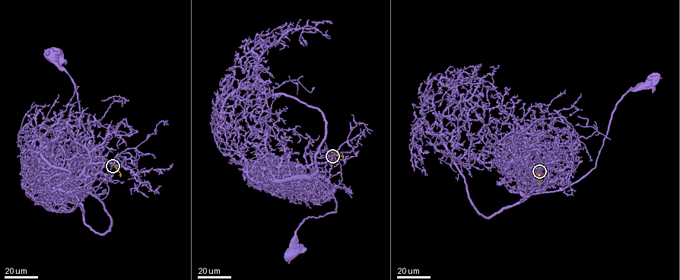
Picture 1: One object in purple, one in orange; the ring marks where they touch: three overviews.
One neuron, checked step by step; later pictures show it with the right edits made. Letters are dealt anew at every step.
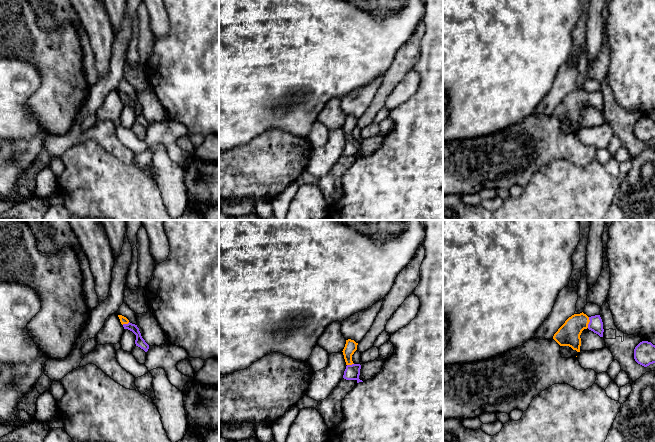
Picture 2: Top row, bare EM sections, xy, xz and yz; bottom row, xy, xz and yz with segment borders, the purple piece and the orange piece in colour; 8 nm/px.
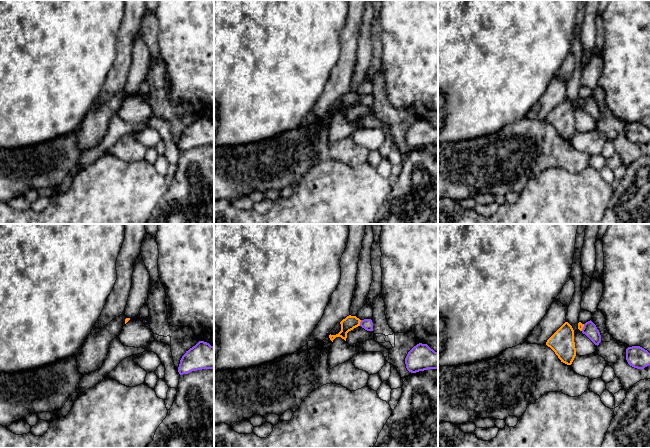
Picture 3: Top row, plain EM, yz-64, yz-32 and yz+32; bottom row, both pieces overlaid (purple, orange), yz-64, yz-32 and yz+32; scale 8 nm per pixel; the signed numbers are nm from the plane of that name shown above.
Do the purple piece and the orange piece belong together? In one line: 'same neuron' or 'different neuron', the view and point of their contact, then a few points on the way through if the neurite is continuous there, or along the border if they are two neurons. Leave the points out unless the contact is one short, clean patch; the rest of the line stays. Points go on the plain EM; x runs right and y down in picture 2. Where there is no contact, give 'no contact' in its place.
same neuron; contact yz (589, 98); way yz (596, 101), (589, 98), (580, 98), (568, 110)

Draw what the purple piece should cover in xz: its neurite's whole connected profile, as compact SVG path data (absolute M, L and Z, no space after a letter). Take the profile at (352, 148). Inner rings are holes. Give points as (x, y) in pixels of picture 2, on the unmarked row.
M351 115L346 116L345 123L342 127L347 141L344 147L343 154L346 156L356 156L357 159L359 159L363 158L362 156L359 155L361 141L354 140L352 137L352 131L357 126L357 121L358 119L356 119L354 116Z

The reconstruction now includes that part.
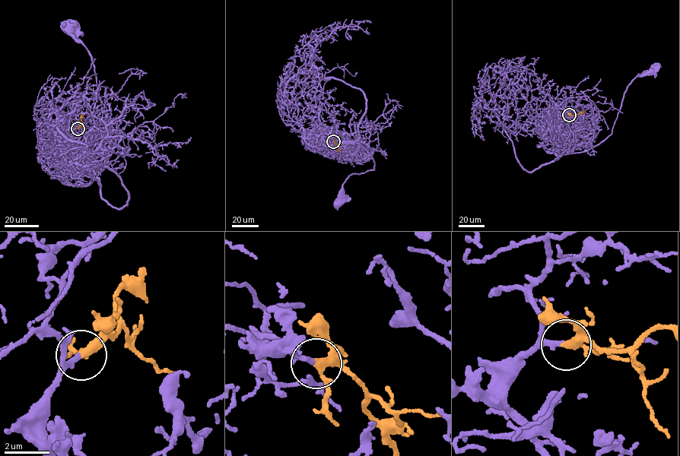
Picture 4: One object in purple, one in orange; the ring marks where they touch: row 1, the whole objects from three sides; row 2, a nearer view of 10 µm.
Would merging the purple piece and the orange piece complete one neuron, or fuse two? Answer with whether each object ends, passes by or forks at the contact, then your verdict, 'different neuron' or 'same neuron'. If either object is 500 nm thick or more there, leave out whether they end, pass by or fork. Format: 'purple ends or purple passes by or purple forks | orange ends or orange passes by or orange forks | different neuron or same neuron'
purple ends | orange passes by | same neuron

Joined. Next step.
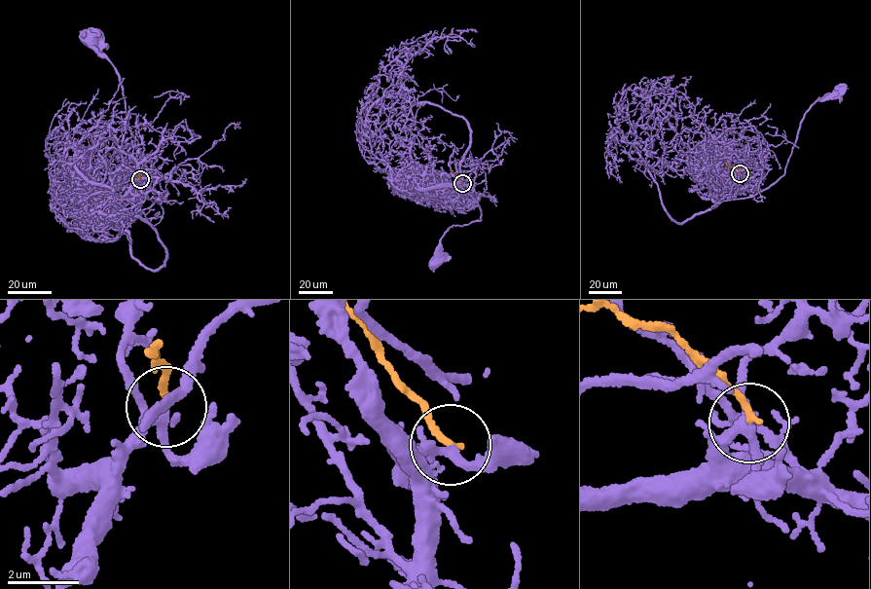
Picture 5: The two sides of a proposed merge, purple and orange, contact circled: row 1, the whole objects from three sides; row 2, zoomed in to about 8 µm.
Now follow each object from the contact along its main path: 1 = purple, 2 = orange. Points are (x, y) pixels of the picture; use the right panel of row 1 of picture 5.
1: (740, 173), (750, 179), (754, 191), (774, 184), (784, 173), (804, 115), (817, 100), (837, 92)
2: (740, 173), (727, 164)

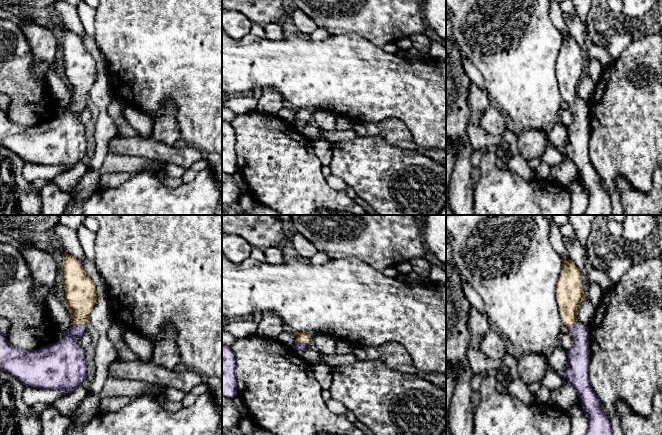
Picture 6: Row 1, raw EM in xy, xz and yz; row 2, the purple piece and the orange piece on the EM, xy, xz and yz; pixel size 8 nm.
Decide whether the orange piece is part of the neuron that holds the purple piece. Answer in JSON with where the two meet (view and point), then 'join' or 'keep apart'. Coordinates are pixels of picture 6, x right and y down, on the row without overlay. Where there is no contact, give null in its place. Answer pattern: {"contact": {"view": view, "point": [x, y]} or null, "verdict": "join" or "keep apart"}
{"contact": {"view": "xy", "point": [78, 100]}, "verdict": "join"}

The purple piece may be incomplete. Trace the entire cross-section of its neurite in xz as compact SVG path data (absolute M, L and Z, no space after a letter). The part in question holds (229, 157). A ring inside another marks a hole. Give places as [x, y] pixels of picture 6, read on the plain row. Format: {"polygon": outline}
{"polygon": "M222 120L222 170L230 175L237 172L235 131L230 122Z"}

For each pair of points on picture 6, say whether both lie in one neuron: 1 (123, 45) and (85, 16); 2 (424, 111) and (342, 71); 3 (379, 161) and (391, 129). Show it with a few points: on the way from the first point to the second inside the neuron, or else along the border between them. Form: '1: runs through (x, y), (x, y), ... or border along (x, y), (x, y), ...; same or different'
1: border along (94, 10), (95, 40); different
2: runs through (404, 91), (399, 87), (367, 85), (362, 82); same
3: border along (374, 134), (380, 135), (387, 141), (409, 150); different

